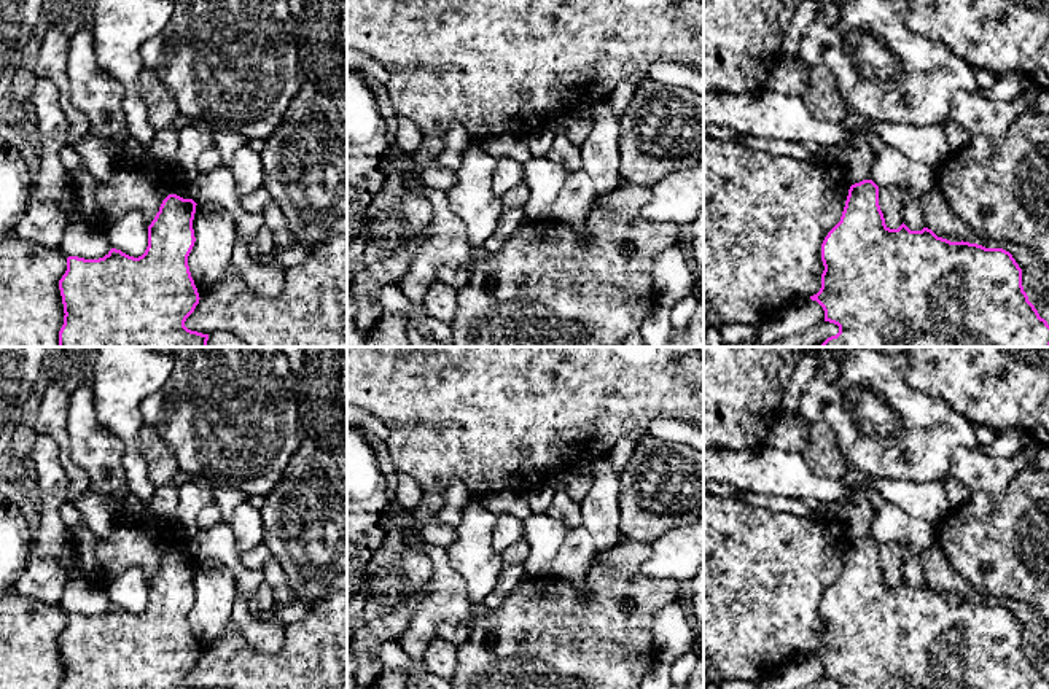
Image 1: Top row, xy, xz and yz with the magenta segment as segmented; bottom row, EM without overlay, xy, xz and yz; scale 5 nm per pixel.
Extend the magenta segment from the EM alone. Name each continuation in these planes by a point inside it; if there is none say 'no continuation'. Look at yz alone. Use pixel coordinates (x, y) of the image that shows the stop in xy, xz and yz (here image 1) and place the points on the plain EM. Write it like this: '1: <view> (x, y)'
no continuation

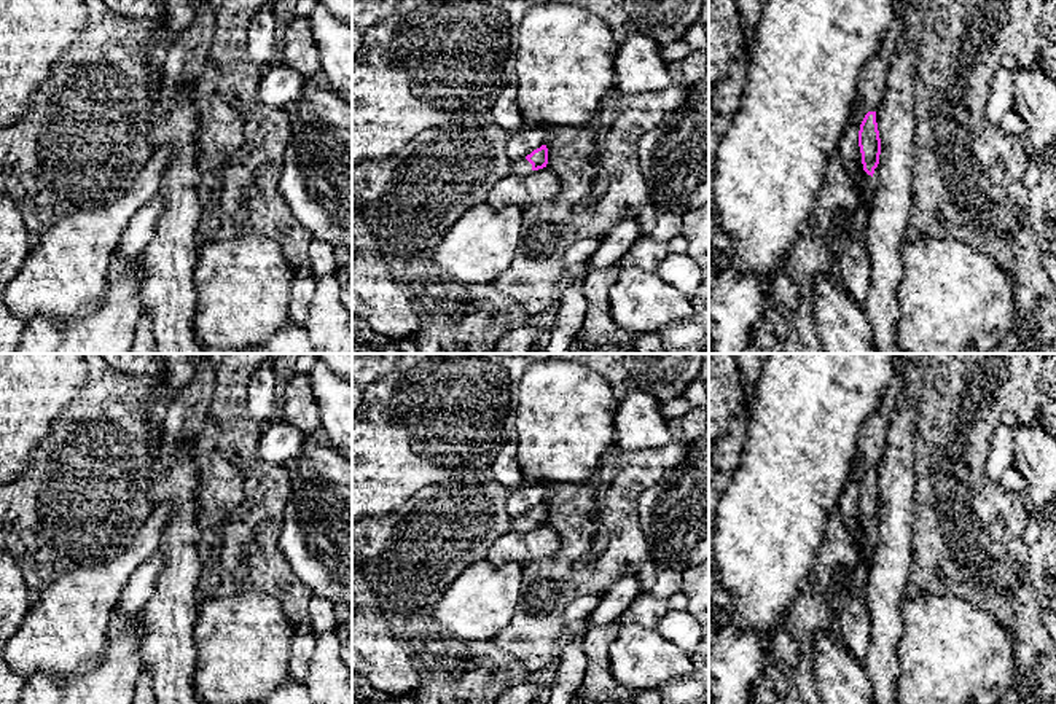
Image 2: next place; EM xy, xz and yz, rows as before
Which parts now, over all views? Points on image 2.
1: xz (521, 523)

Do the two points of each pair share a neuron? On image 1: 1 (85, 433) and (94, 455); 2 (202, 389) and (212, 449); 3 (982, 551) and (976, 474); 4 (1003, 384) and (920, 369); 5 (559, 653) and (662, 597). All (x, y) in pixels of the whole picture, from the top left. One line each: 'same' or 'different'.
1: same
2: same
3: different
4: same
5: same

